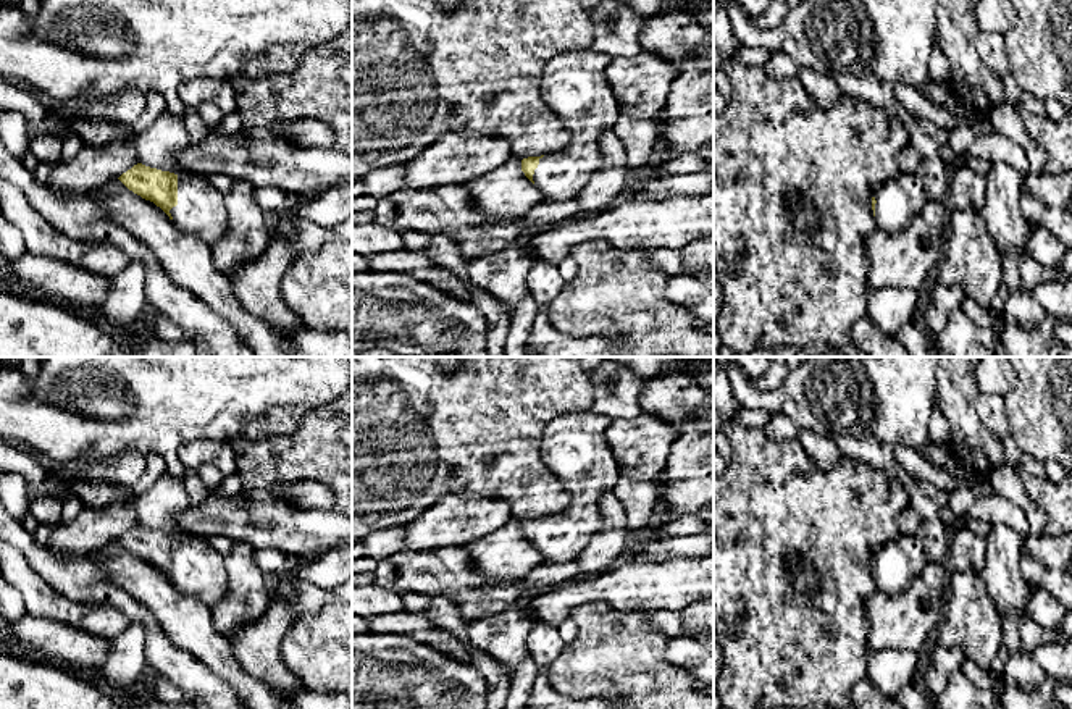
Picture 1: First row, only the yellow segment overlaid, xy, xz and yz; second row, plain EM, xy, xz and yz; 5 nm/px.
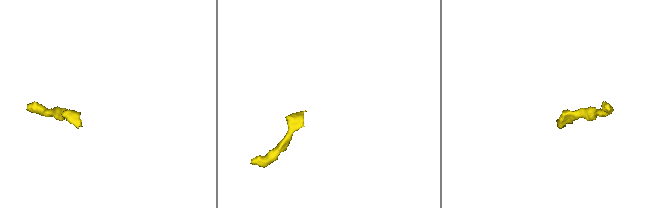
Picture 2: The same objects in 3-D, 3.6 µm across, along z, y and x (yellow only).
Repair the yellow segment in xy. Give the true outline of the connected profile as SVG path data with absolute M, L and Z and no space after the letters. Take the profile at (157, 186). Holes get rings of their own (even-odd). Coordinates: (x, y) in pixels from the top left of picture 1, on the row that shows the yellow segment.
M137 163L118 179L134 194L160 207L182 233L213 244L228 229L224 195L207 176L178 176Z

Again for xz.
M576 48L551 57L544 68L542 100L572 131L565 149L521 160L521 171L544 202L576 199L602 163L601 134L612 129L622 115L605 76L610 60L604 52Z

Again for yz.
M899 173L875 189L872 210L877 228L885 233L901 231L927 203L923 174Z

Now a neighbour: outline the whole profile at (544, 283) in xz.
M534 262L528 273L528 291L539 305L551 305L565 284L555 265Z

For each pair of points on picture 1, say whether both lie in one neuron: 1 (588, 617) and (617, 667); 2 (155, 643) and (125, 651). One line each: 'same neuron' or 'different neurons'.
1: same neuron
2: different neurons

